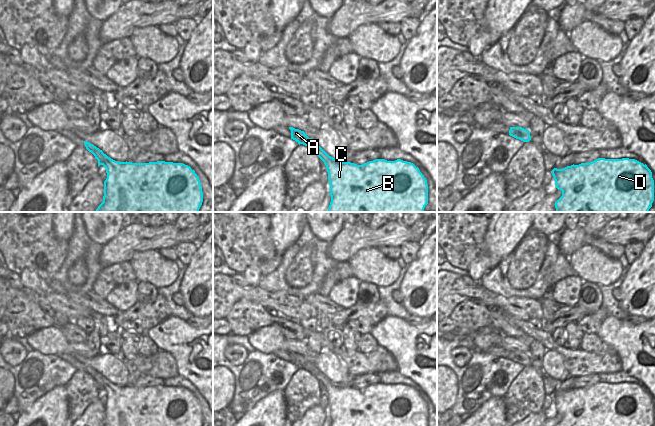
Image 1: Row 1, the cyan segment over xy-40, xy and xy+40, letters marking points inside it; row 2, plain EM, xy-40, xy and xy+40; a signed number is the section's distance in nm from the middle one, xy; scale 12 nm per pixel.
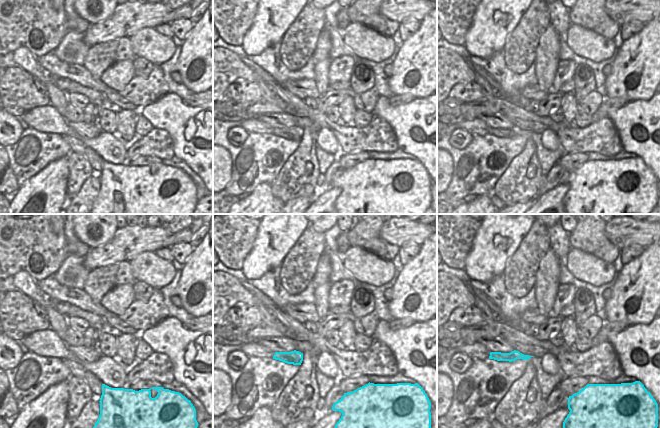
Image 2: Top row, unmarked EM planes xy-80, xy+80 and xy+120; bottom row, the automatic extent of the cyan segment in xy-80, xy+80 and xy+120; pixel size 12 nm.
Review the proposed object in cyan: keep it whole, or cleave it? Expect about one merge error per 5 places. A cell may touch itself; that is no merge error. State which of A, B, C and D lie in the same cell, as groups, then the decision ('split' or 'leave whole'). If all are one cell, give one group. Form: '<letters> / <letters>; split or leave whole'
A B C D; leave whole

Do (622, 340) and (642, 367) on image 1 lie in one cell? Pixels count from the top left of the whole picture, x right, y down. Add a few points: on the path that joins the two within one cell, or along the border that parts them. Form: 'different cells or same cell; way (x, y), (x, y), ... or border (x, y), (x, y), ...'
same cell; way (629, 347), (635, 353), (637, 361)

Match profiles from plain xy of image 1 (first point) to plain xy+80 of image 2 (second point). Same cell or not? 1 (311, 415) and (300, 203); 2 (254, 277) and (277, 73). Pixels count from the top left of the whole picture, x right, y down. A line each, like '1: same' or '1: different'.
1: same
2: different

